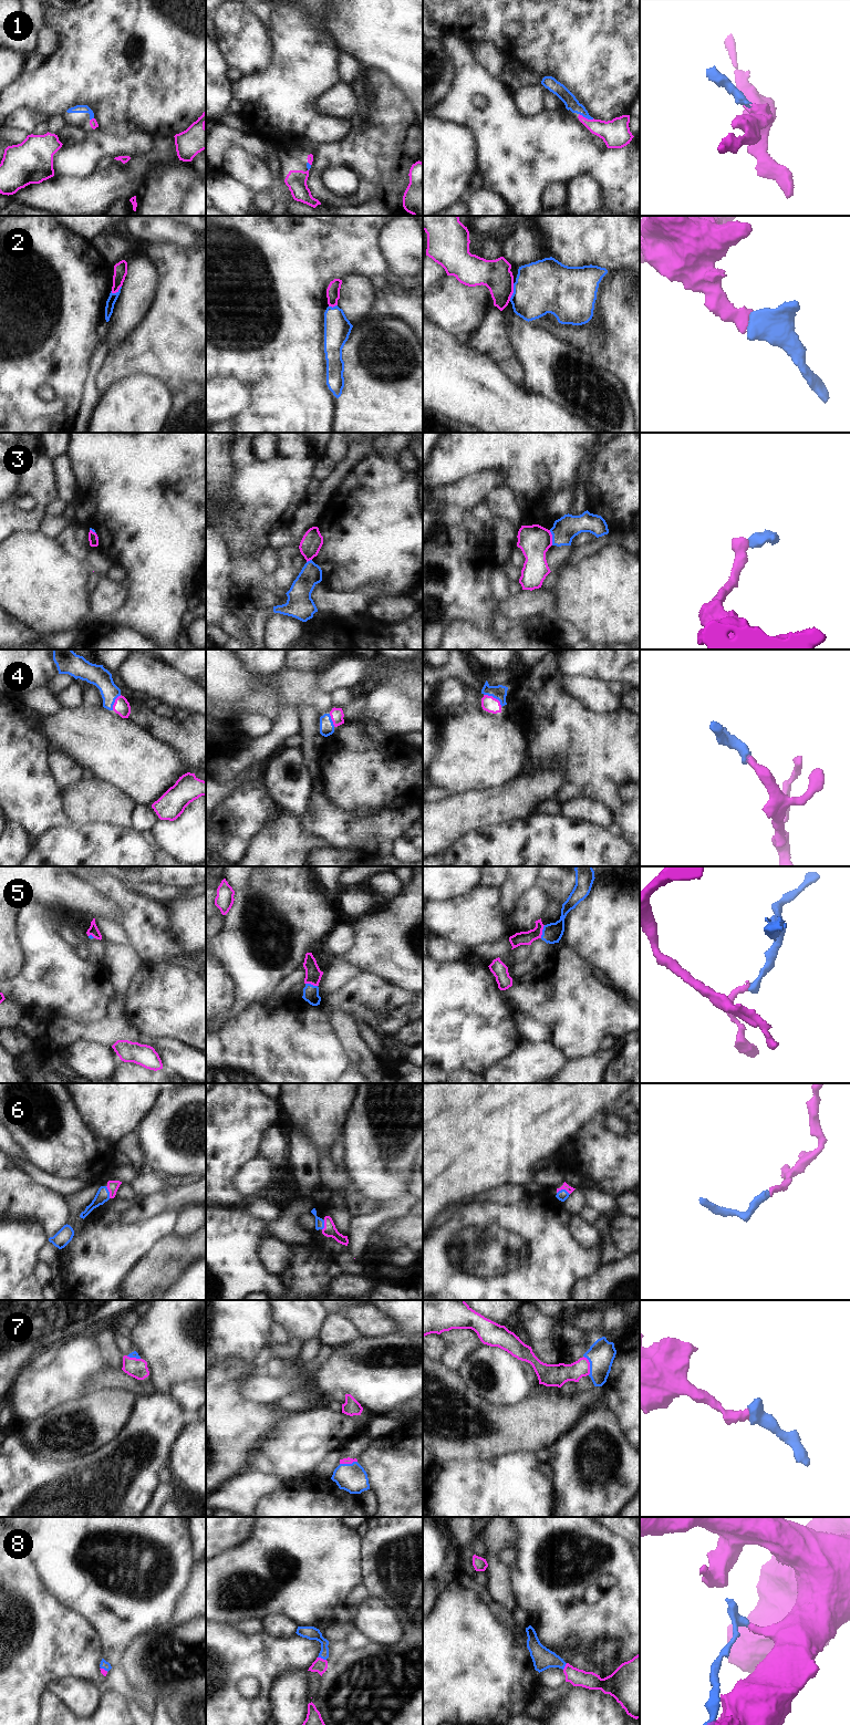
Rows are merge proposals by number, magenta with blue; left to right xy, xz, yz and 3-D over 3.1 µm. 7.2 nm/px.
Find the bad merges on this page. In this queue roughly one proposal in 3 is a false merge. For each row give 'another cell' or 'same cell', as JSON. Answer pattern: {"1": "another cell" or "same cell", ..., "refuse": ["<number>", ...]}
{"1": "same cell", "2": "another cell", "3": "another cell", "4": "same cell", "5": "same cell", "6": "same cell", "7": "same cell", "8": "same cell", "refuse": ["2", "3"]}

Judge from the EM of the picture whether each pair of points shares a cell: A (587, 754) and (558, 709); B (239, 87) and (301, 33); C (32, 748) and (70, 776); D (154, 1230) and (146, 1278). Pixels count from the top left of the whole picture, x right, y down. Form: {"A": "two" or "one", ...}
{"A": "one", "B": "one", "C": "two", "D": "two"}

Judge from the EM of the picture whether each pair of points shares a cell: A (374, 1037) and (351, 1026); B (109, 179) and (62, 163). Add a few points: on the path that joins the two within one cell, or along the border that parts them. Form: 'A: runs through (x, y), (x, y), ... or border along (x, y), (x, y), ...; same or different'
A: border along (356, 1020), (366, 1045), (373, 1053); different
B: border along (113, 158), (101, 160), (83, 178), (66, 177); different

